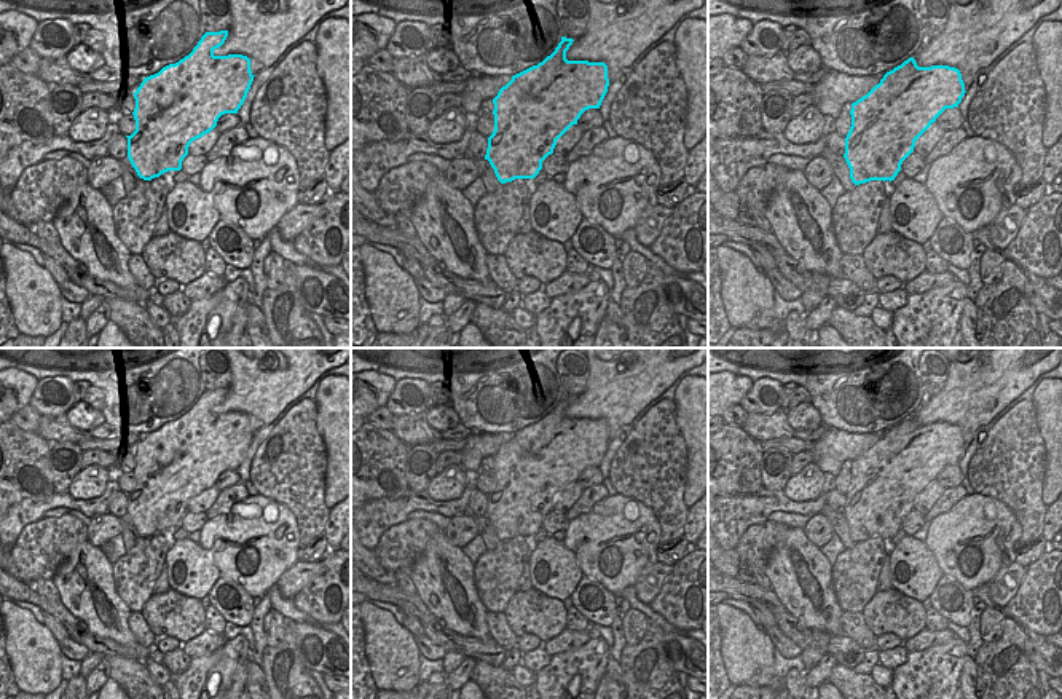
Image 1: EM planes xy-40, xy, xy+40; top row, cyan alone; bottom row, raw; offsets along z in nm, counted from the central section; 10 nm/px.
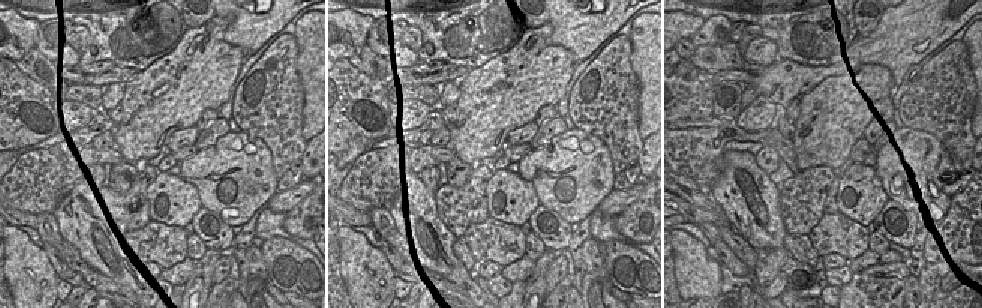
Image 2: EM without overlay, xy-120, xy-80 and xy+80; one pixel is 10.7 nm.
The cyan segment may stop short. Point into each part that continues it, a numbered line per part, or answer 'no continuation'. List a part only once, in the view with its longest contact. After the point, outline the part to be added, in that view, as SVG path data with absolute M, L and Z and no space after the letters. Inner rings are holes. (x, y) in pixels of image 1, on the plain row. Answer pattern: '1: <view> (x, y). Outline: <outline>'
no continuation.

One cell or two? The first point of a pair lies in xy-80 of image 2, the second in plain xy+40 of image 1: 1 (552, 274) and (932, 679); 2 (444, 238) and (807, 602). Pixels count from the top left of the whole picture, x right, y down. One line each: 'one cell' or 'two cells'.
1: one cell
2: one cell

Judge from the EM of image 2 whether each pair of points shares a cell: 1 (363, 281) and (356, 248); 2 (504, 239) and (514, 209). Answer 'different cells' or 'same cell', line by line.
1: same cell
2: different cells

